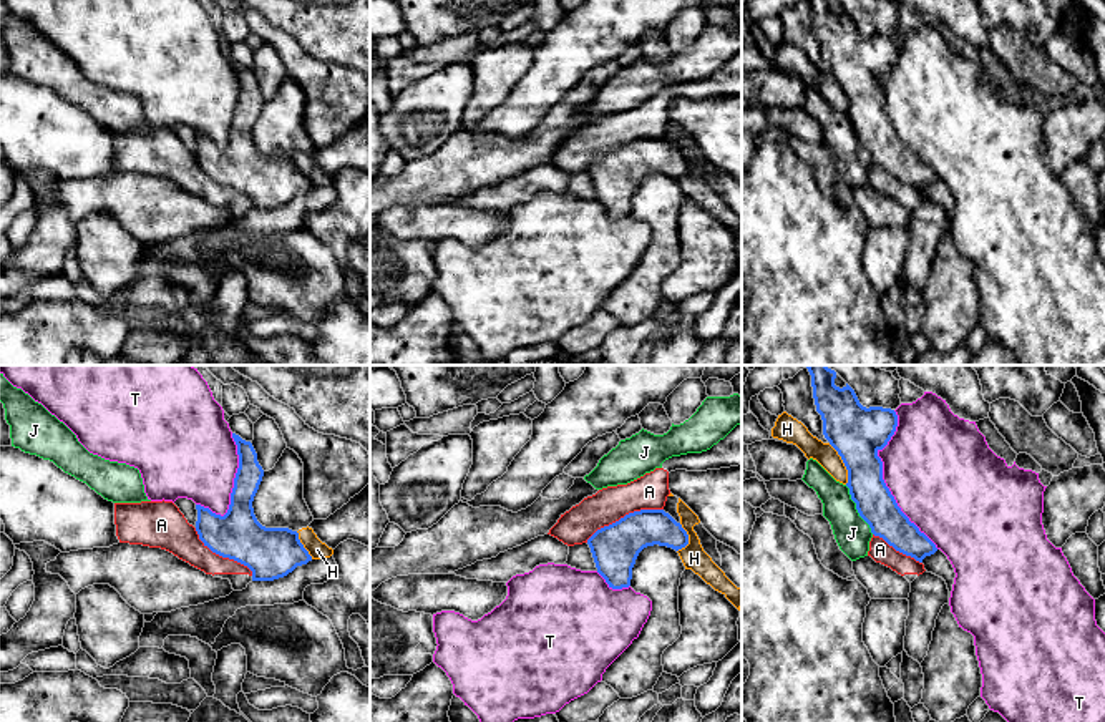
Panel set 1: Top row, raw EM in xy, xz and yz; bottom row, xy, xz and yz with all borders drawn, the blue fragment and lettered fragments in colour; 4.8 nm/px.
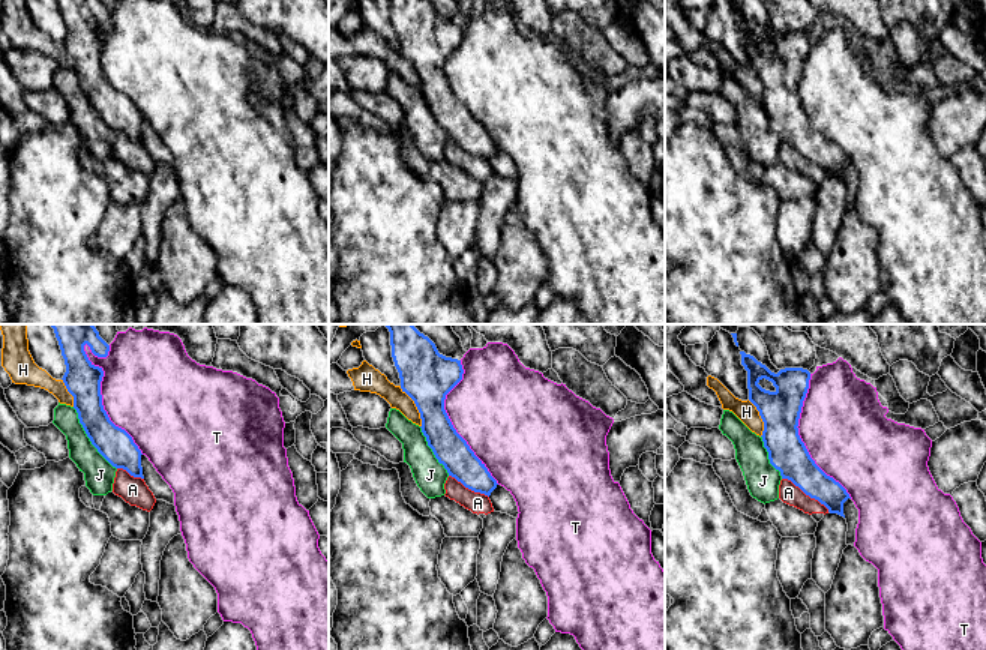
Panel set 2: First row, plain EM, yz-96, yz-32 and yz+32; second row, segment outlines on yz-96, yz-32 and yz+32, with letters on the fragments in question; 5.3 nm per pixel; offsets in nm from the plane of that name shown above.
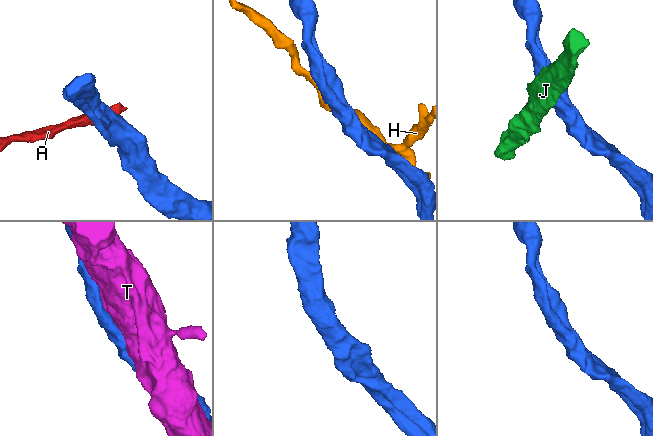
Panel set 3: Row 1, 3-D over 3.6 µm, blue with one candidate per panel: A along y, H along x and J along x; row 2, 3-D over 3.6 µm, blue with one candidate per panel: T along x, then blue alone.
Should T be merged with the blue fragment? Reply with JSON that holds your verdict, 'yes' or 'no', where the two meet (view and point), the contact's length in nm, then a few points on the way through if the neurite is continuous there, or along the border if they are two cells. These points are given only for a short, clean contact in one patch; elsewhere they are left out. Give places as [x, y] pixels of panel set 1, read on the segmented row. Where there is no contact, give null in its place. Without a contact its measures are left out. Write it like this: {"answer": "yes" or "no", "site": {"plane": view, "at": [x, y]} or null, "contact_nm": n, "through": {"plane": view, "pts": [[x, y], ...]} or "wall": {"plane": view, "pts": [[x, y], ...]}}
{"answer": "no", "site": {"plane": "yz", "at": [883, 480]}, "contact_nm": 700}

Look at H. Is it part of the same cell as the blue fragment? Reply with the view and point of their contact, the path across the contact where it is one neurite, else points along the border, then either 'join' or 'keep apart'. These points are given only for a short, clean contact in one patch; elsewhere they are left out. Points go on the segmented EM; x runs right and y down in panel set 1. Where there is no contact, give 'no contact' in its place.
yz (843, 462) | keep apart

